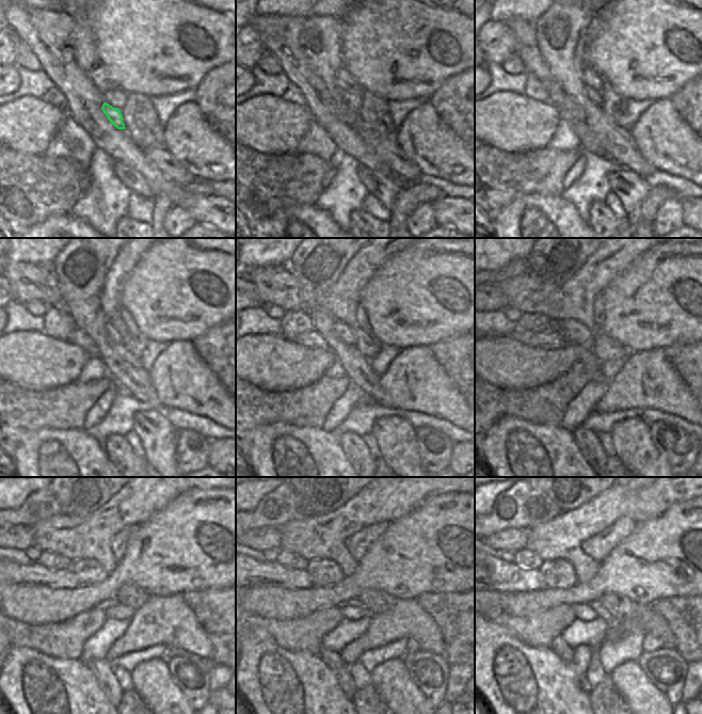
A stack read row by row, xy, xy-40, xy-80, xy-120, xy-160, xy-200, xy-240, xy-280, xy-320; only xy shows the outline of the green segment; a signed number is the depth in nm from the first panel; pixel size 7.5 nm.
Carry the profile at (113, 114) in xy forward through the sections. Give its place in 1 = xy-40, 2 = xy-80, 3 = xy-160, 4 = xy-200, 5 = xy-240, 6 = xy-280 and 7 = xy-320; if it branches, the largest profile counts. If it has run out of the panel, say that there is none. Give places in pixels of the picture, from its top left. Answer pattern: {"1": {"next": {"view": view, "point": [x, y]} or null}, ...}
{"1": {"next": {"view": "xy-40", "point": [337, 107]}}, "2": {"next": {"view": "xy-80", "point": [569, 110]}}, "3": {"next": {"view": "xy-160", "point": [313, 338]}}, "4": {"next": {"view": "xy-200", "point": [551, 339]}}, "5": {"next": {"view": "xy-240", "point": [34, 573]}}, "6": {"next": {"view": "xy-280", "point": [257, 573]}}, "7": {"next": {"view": "xy-320", "point": [498, 575]}}}

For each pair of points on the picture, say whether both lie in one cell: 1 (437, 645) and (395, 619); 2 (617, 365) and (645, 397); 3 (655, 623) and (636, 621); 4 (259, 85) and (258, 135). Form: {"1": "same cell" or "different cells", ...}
{"1": "same cell", "2": "different cells", "3": "same cell", "4": "different cells"}

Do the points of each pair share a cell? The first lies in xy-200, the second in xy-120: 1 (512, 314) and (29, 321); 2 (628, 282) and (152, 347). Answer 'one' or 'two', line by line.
1: two
2: two

